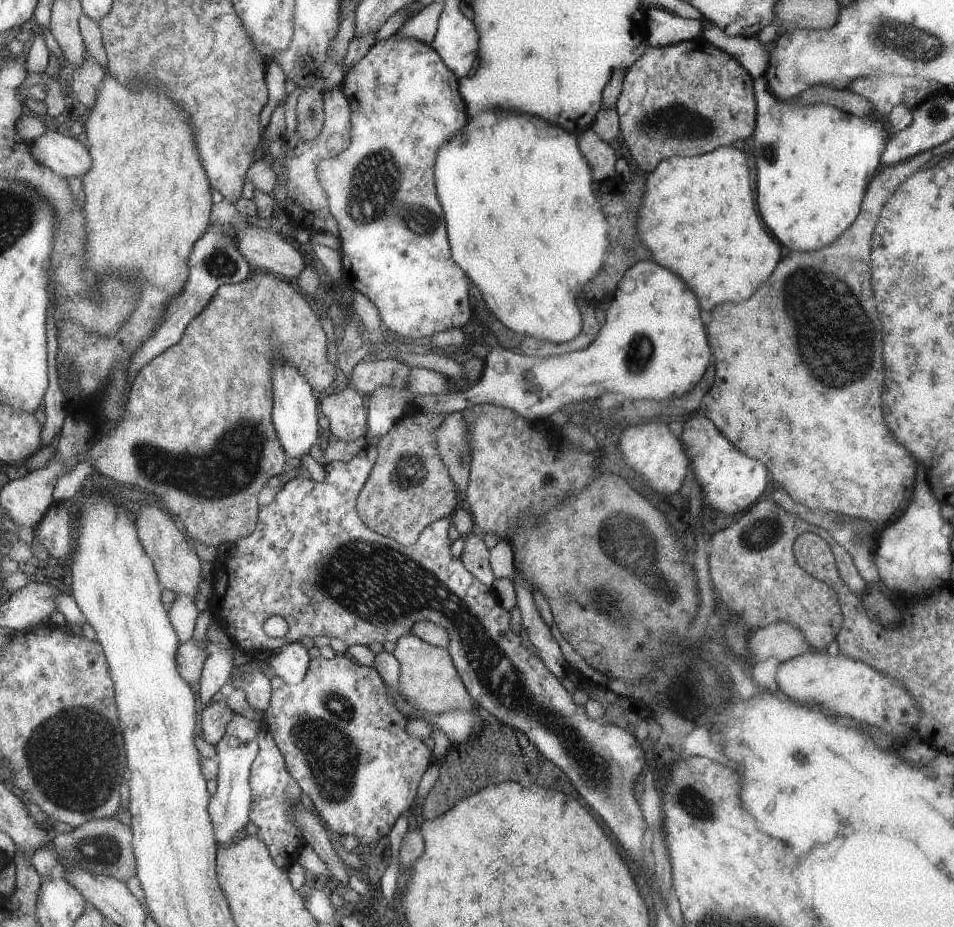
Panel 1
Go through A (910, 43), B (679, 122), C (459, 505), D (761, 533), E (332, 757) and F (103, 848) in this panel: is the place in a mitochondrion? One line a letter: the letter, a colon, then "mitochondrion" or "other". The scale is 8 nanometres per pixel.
A: mitochondrion
B: mitochondrion
C: other
D: mitochondrion
E: mitochondrion
F: mitochondrion

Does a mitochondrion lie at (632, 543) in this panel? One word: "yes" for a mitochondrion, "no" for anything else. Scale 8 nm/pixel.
yes

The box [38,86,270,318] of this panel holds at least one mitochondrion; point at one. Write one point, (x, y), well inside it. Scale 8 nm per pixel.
(220, 264)

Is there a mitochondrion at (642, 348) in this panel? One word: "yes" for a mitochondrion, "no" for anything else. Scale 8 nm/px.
yes

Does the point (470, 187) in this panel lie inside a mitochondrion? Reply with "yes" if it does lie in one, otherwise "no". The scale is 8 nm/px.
no

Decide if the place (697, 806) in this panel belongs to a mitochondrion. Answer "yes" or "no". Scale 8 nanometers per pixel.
yes

